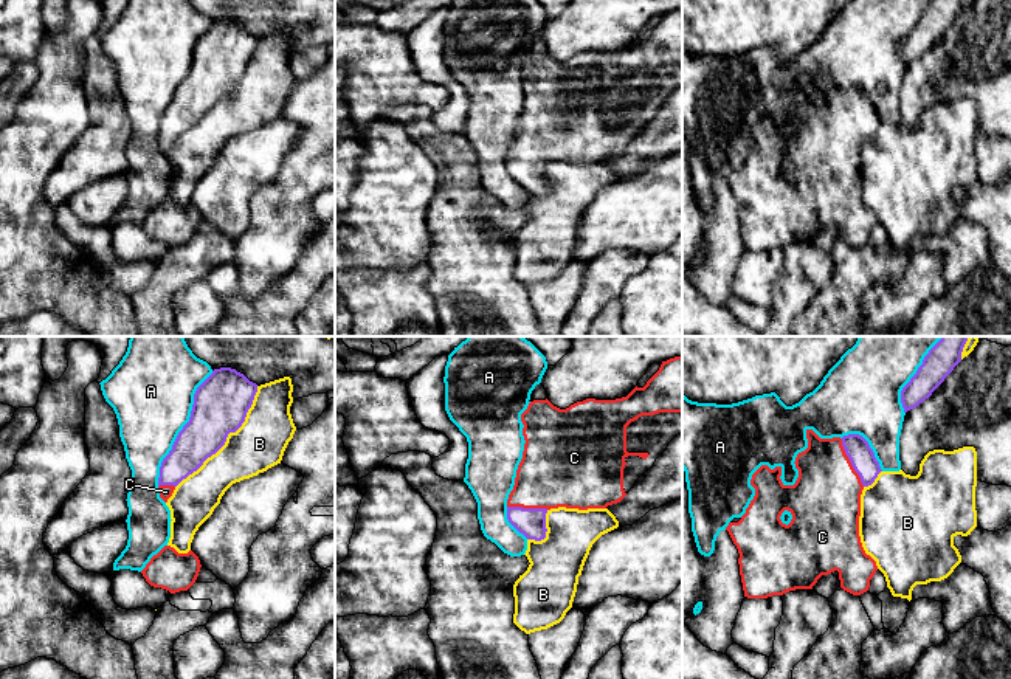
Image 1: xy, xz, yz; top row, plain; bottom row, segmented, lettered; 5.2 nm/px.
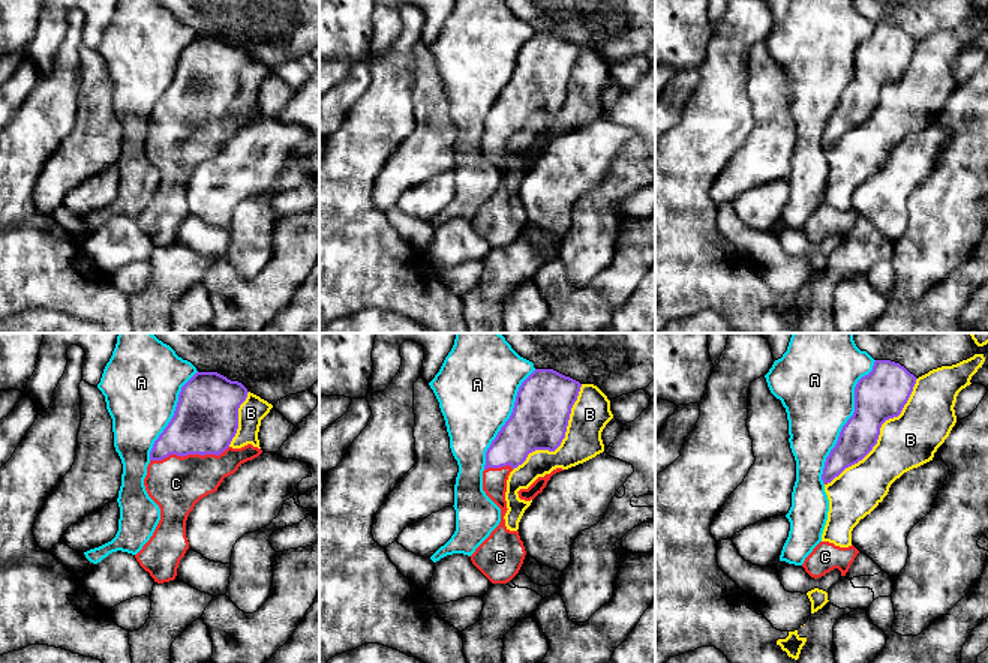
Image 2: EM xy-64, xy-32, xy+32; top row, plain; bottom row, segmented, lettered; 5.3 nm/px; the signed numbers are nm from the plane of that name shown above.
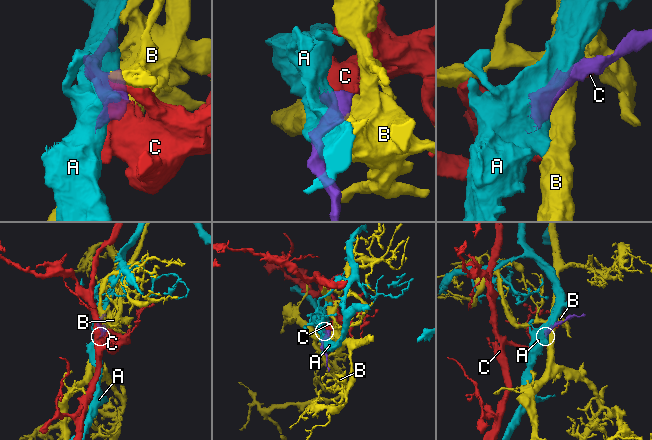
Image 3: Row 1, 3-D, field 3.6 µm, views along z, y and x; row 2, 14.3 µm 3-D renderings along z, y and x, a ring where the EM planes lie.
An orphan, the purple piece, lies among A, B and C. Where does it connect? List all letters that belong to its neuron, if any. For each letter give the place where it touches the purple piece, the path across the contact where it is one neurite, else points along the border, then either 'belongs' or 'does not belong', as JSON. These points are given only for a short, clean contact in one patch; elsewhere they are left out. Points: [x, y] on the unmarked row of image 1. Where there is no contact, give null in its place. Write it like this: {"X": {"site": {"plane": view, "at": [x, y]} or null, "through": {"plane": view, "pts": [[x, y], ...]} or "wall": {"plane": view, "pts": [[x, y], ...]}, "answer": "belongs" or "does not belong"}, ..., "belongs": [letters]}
{"A": {"site": {"plane": "xy", "at": [183, 81]}, "answer": "does not belong"}, "B": {"site": {"plane": "xy", "at": [227, 89]}, "answer": "does not belong"}, "C": {"site": {"plane": "yz", "at": [850, 113]}, "answer": "belongs"}, "belongs": ["C"]}

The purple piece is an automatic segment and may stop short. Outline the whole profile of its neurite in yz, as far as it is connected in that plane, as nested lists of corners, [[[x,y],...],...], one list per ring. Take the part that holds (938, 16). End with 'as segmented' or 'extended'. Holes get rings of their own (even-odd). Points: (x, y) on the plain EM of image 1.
[[[932,0],[916,26],[901,43],[904,65],[916,60],[944,34],[961,14],[963,0]]]; as segmented

